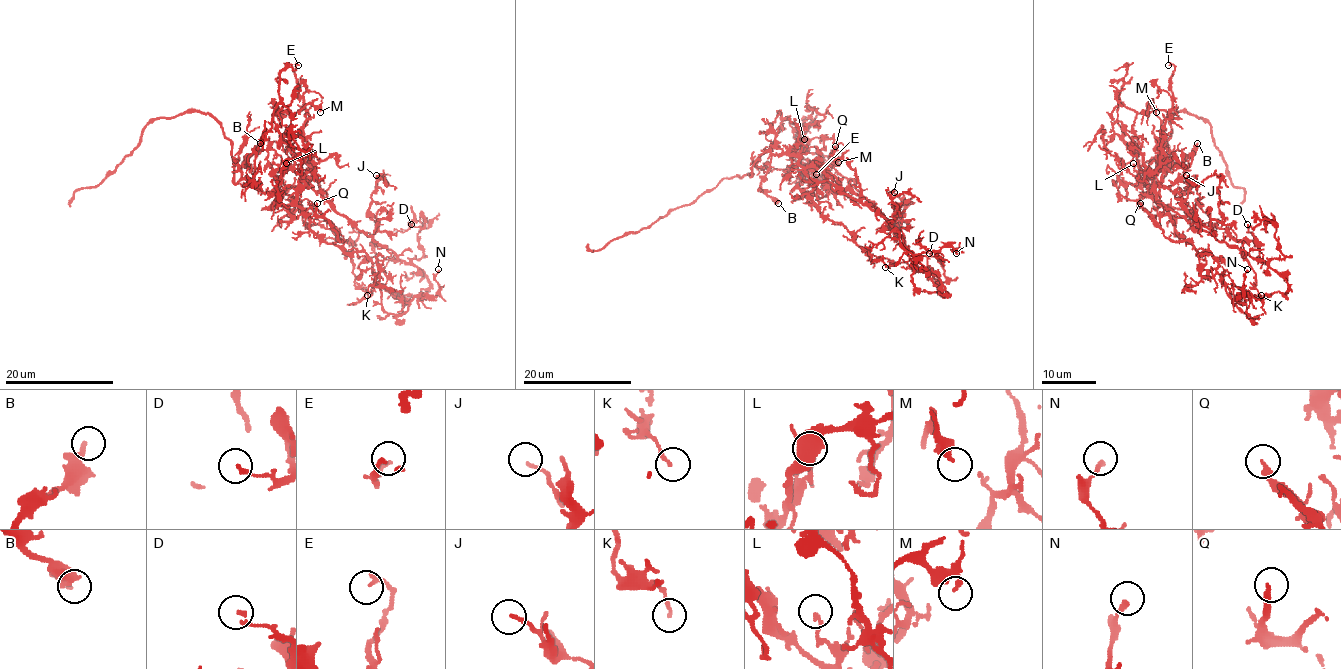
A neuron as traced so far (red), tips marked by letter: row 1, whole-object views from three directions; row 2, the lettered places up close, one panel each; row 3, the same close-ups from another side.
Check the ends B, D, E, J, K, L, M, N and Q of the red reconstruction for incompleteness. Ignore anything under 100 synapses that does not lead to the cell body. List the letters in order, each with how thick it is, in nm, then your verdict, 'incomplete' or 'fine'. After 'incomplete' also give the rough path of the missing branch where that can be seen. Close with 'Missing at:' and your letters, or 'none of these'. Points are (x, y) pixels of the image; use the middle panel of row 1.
B: calibre 260 nm; fine
D: calibre 170 nm; fine
E: calibre 180 nm; fine
J: calibre 130 nm; fine
K: calibre 130 nm; fine
L: calibre 180 nm; fine
M: calibre 160 nm; fine
N: calibre 180 nm; fine
Q: calibre 240 nm; fine
Missing at: none of these

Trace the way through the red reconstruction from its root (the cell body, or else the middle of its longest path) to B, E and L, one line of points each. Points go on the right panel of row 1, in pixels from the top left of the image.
B: (1148, 192), (1151, 181), (1160, 171), (1170, 165), (1182, 163), (1197, 143)
E: (1148, 192), (1160, 204), (1156, 169), (1163, 124), (1173, 107), (1170, 78), (1174, 65), (1168, 65)
L: (1148, 192), (1147, 185), (1133, 169), (1133, 163)

